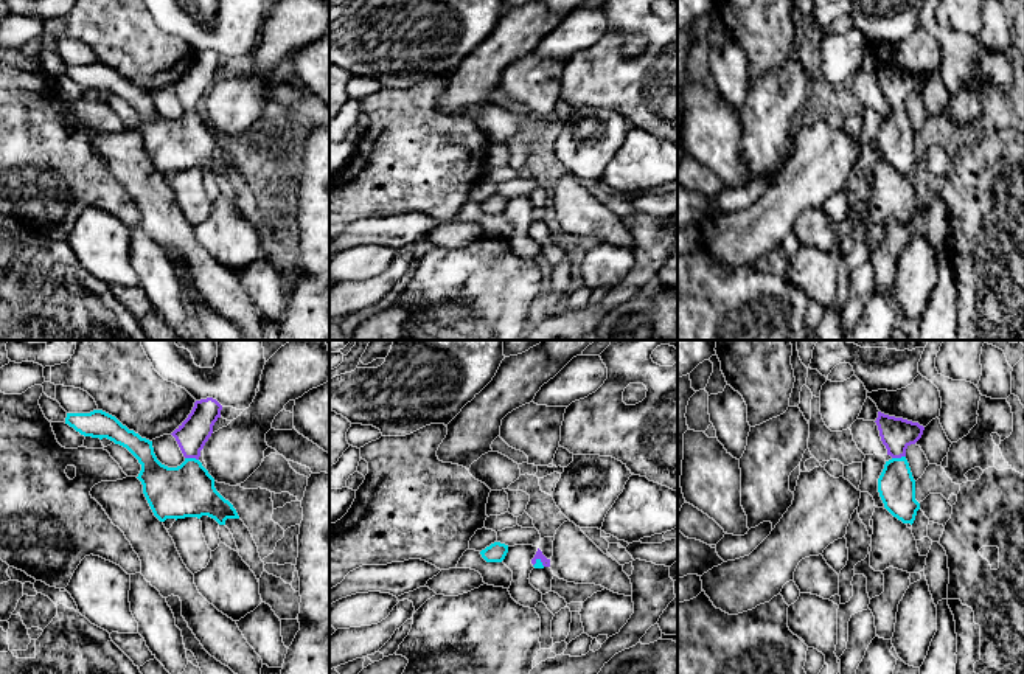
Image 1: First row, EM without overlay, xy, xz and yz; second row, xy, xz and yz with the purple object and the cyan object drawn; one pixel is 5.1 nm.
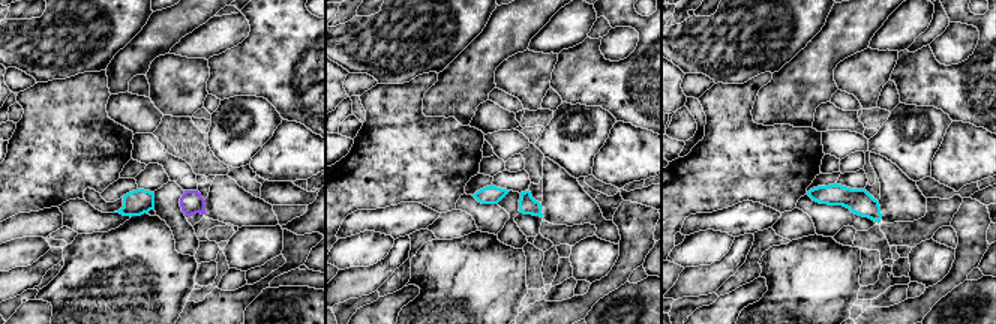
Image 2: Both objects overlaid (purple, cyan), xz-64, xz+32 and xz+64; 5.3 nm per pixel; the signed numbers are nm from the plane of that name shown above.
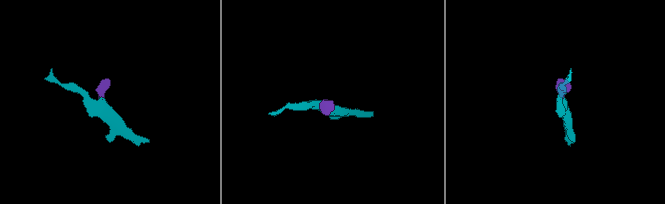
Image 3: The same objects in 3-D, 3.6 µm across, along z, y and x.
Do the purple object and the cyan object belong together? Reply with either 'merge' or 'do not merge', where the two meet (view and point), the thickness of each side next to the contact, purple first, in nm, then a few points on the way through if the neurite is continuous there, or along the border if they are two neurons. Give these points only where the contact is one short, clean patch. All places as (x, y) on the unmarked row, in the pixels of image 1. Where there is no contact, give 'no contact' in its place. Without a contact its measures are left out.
merge; meets purple in xy at (191, 109); 160 nm thick on the purple side, 280 nm on the other; runs through xy (193, 86), (191, 109), (188, 142)

